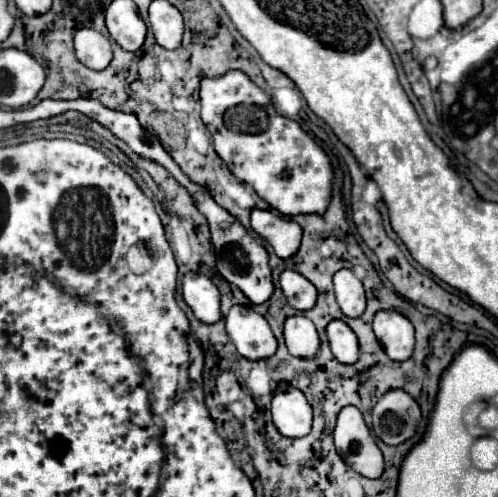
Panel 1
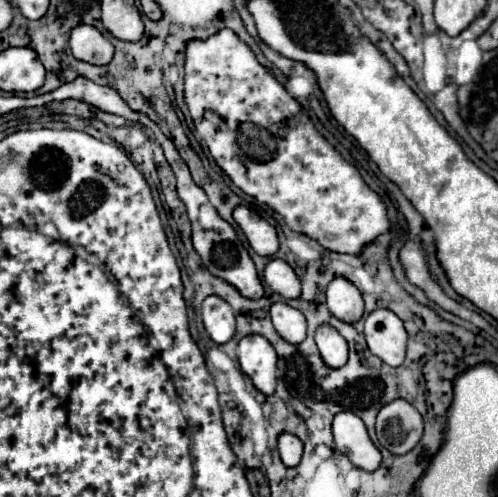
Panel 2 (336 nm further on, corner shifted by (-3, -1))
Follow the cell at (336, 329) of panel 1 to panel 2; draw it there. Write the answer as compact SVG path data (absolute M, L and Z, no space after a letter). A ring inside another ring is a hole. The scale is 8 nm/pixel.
M322 324L316 330L316 344L318 350L322 354L322 360L330 366L330 368L340 368L346 364L348 360L348 342L340 336L340 332L336 332L336 328Z

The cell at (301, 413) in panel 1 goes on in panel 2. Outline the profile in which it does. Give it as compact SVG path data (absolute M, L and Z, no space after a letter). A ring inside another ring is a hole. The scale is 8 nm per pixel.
M282 432L278 436L278 452L282 456L282 462L286 466L296 466L302 458L302 452L304 452L304 444L302 440L296 436L296 434L290 434L290 432Z

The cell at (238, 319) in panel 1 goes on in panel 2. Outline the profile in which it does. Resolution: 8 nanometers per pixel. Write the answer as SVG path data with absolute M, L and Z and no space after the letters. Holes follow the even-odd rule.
M244 336L236 348L238 364L244 374L248 374L254 386L264 392L272 394L276 388L276 350L264 336Z

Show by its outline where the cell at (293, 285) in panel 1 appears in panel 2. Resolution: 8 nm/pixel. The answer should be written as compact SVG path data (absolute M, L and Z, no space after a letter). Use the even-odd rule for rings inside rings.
M270 260L264 268L264 282L282 298L300 298L300 280L284 260Z

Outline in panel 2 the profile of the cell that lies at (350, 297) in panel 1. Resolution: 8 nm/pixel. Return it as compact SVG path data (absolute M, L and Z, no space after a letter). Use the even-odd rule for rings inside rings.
M334 278L326 288L328 308L342 322L358 322L364 314L364 300L360 290L346 278Z

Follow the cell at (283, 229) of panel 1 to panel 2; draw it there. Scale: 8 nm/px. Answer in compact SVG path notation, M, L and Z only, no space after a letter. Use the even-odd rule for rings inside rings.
M238 206L234 210L234 220L244 230L244 234L256 254L274 256L278 252L278 236L276 236L274 226L270 226L254 210L250 210L246 206Z

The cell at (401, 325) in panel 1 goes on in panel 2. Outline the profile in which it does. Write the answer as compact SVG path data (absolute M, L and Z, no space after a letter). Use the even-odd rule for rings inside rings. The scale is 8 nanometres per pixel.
M386 308L374 310L364 324L366 342L372 354L376 354L388 366L400 366L406 358L406 328L404 322Z

